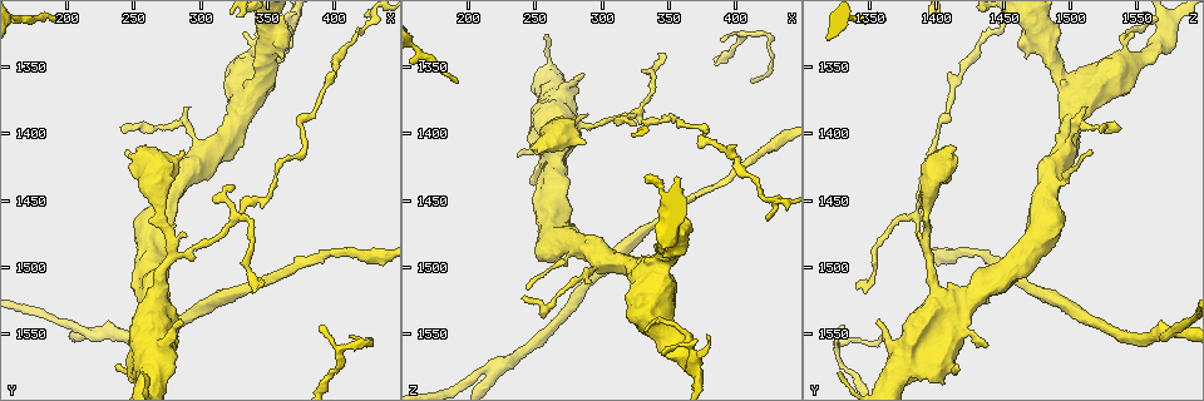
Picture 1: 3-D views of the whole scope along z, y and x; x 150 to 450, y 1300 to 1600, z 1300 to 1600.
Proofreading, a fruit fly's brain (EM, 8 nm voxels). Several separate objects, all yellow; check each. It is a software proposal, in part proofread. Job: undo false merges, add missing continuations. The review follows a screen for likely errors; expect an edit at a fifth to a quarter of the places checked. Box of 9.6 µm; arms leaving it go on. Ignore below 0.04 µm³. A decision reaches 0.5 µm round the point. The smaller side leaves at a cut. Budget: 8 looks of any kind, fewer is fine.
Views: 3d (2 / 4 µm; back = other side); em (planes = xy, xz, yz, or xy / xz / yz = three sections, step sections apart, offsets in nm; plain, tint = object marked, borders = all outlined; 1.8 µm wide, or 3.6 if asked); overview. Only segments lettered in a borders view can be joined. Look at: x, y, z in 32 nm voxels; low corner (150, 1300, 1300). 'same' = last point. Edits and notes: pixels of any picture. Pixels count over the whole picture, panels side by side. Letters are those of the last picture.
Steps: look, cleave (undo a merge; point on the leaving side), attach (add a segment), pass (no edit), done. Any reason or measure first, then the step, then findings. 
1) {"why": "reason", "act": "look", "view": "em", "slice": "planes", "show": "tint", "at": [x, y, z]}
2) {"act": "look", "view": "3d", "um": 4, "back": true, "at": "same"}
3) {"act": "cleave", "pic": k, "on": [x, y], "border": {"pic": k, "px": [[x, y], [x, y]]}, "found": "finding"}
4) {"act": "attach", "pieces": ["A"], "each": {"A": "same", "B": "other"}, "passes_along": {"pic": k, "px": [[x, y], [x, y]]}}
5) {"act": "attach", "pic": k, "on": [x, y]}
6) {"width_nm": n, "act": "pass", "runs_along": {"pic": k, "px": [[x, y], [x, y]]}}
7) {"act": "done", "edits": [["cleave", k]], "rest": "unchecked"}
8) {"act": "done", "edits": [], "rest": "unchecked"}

{"act": "look", "view": "3d", "um": 4, "at": [252, 1408, 1414]}

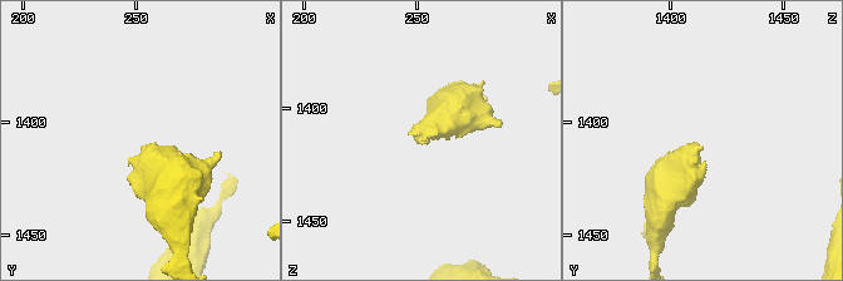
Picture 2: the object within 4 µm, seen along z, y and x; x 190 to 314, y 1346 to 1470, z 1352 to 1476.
{"act": "look", "view": "em", "slice": "planes", "show": "borders", "at": [252, 1411, 1414]}

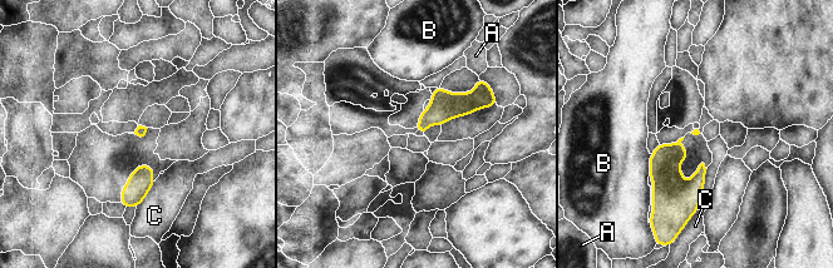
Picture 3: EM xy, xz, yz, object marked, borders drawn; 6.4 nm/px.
{"act": "pass", "each": {"A": "other", "B": "other", "C": "other"}, "border": {"pic": 3, "px": [[154, 182], [137, 207]]}, "found": "none of them fits"}

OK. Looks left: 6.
{"act": "look", "view": "em", "slice": "planes", "show": "borders", "at": [214, 1546, 1582]}

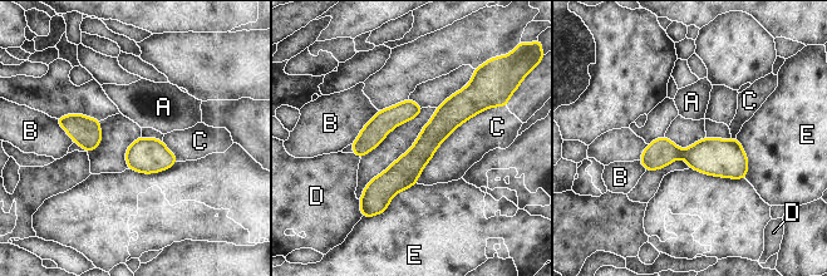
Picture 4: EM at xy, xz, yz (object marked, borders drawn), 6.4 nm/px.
{"width_nm": 160, "act": "cleave", "pic": 4, "on": [661, 152], "each": {"A": "other", "B": "other", "C": "other", "D": "other", "E": "other"}, "part_leaving": {"pic": 4, "px": [[418, 109], [388, 118], [355, 149]]}, "found": "a second neuron is stuck on"}

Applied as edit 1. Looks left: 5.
{"act": "look", "view": "em", "slice": "planes", "show": "tint", "at": [354, 1448, 1386]}

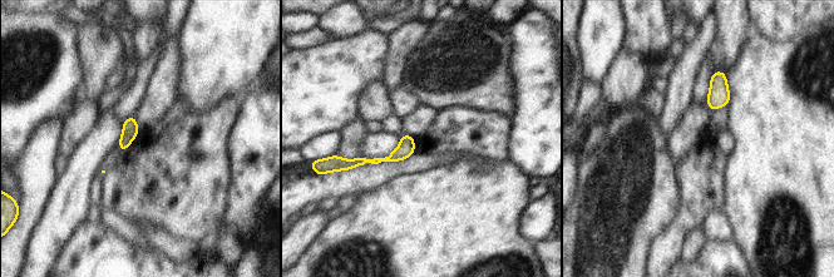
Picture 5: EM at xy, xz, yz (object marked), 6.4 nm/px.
{"act": "look", "view": "em", "slice": "planes", "show": "borders", "at": "same"}

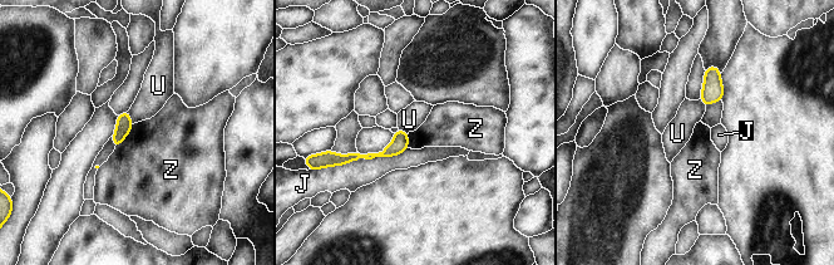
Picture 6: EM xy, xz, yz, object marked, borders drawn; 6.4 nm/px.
{"act": "pass", "each": {"J": "other", "U": "other", "Z": "other"}, "runs_along": {"pic": 6, "px": [[405, 136], [384, 153], [344, 157]]}, "found": "continuous, no second neuron"}

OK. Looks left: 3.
{"act": "done", "edits": [["cleave", 4]], "rest": "unchecked"}

